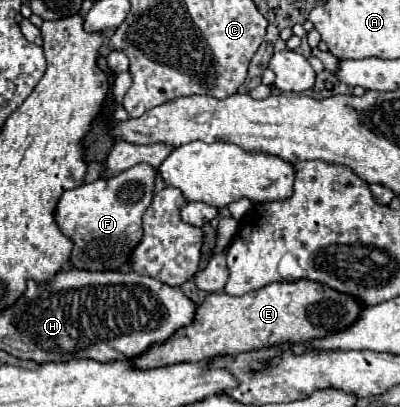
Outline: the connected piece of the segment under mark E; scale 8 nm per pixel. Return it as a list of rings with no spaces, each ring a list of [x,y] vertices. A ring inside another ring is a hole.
[[[306,279],[294,283],[272,283],[242,297],[234,297],[224,291],[210,293],[196,309],[192,325],[180,327],[168,341],[152,345],[140,357],[132,359],[132,367],[156,369],[172,363],[200,361],[218,353],[238,355],[280,343],[296,343],[324,337],[352,325],[360,309],[362,307],[360,303],[356,303],[356,299],[348,299],[348,295],[340,295],[338,291],[320,287],[320,283],[312,283]]]

